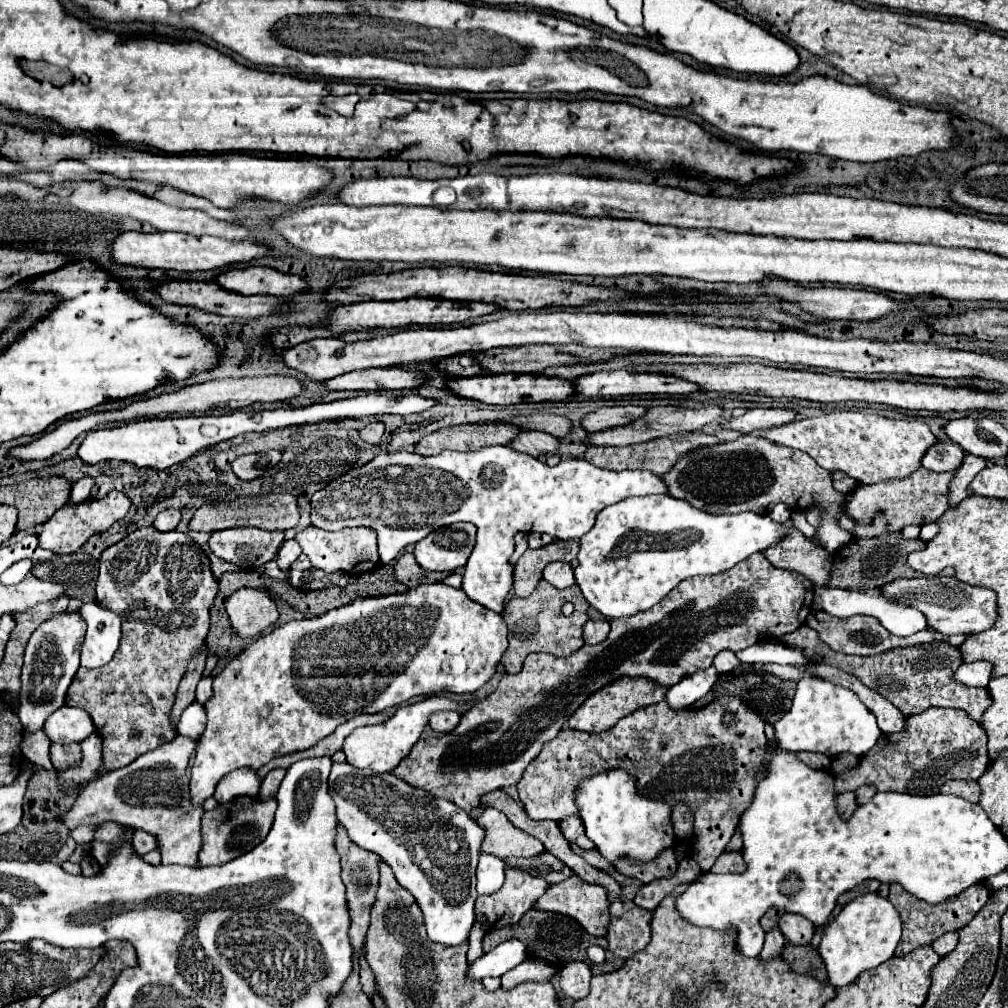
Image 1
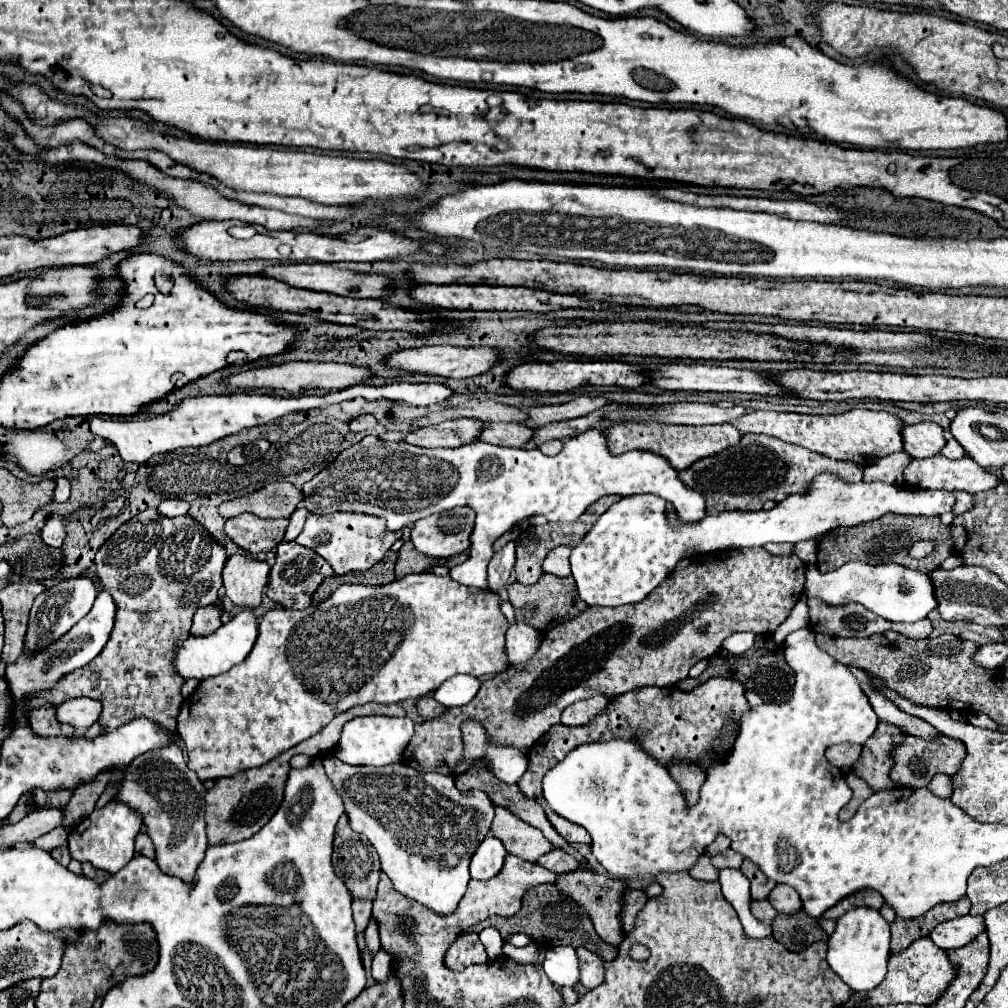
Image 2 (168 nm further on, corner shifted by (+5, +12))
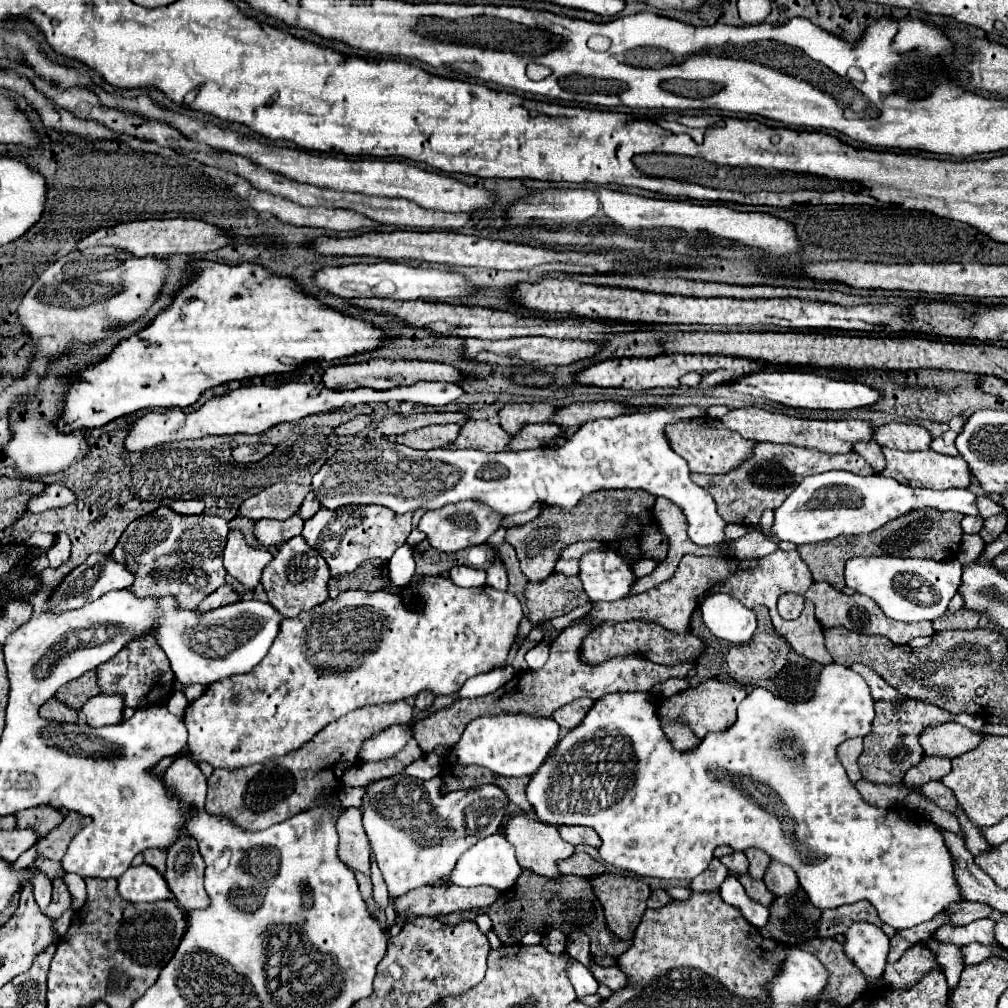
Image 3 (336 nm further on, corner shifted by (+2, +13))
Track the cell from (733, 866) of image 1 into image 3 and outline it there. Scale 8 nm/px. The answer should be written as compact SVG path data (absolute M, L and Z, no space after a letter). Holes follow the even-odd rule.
M733 852L731 856L723 856L721 864L725 864L729 868L729 872L733 872L733 874L743 874L749 868L749 862L743 852Z

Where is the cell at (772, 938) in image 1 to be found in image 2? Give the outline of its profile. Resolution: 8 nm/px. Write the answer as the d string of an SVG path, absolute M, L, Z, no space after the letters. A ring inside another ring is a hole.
M752 901L752 915L758 919L758 921L762 921L762 923L768 923L768 925L772 925L772 921L774 921L774 917L778 915L776 913L776 909L770 905L770 901Z

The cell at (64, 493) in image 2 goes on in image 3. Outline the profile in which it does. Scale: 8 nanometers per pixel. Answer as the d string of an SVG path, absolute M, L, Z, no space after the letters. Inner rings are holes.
M51 484L51 486L45 486L45 490L37 496L33 496L29 502L27 502L27 512L33 512L33 514L39 514L43 510L49 510L49 508L59 508L59 506L67 506L73 502L73 492L61 484Z

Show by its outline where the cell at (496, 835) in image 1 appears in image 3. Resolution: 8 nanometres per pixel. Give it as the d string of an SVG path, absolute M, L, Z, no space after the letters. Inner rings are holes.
M517 814L509 820L507 824L507 832L505 832L505 838L513 844L515 848L515 854L517 854L517 862L521 868L527 868L539 876L545 876L545 878L551 878L551 880L557 880L561 876L559 868L557 868L557 862L569 858L573 852L575 852L575 846L565 842L557 828L555 826L547 826L547 824L535 824L535 820L523 816L523 814Z

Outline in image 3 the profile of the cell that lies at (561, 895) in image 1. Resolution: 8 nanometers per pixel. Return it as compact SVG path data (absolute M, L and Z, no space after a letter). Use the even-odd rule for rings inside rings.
M603 874L591 878L595 894L605 908L607 926L621 938L629 940L647 910L645 902L651 894L651 886L639 878L623 874Z

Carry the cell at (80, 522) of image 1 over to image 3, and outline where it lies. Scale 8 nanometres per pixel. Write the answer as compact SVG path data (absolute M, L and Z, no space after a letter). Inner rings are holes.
M59 534L55 546L47 552L49 566L51 566L51 568L59 568L61 564L65 564L65 562L69 560L69 556L71 556L71 542L67 540L67 536Z

